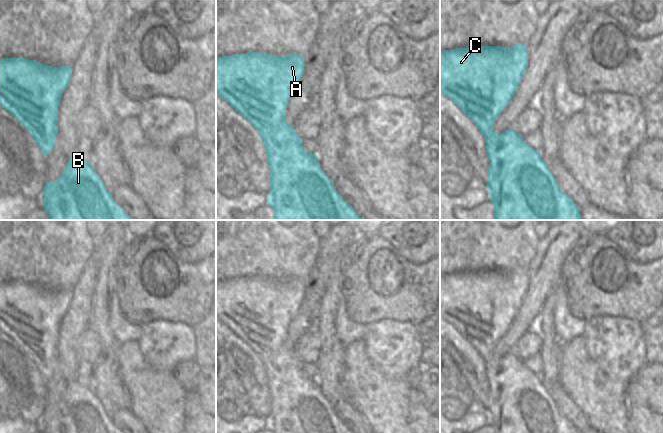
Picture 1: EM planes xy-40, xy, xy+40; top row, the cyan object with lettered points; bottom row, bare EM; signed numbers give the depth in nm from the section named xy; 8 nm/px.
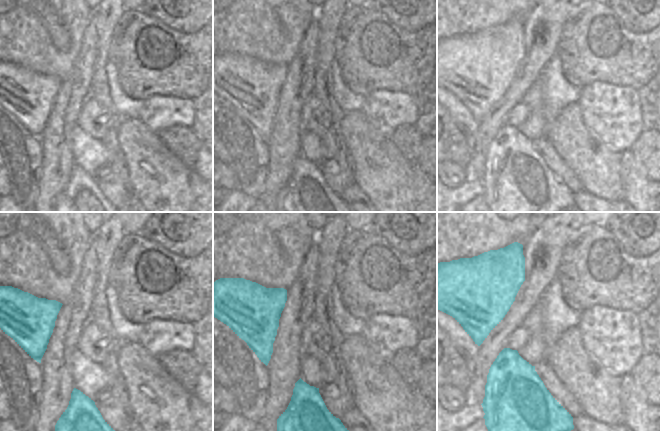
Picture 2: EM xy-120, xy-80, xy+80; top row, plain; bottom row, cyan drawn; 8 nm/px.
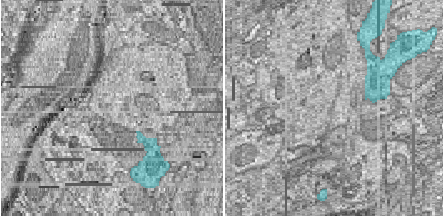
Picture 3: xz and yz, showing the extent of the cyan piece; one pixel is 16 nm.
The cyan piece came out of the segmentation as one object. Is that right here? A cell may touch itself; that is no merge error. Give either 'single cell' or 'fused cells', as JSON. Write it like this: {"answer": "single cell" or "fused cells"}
{"answer": "single cell"}

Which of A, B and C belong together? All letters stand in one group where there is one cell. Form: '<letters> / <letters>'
A B C

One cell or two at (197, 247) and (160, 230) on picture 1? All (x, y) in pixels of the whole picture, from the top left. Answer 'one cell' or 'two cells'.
one cell

